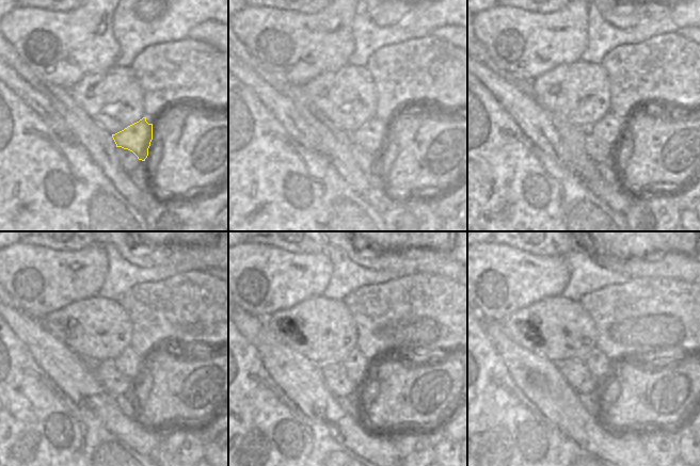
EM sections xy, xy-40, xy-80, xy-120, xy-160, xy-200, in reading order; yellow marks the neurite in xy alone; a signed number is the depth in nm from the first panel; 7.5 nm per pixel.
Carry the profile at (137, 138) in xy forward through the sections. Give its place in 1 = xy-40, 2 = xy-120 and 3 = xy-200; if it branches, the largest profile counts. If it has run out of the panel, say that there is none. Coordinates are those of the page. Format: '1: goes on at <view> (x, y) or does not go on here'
1: goes on at xy-40 (372, 135)
2: goes on at xy-120 (129, 364)
3: goes on at xy-200 (599, 366)

